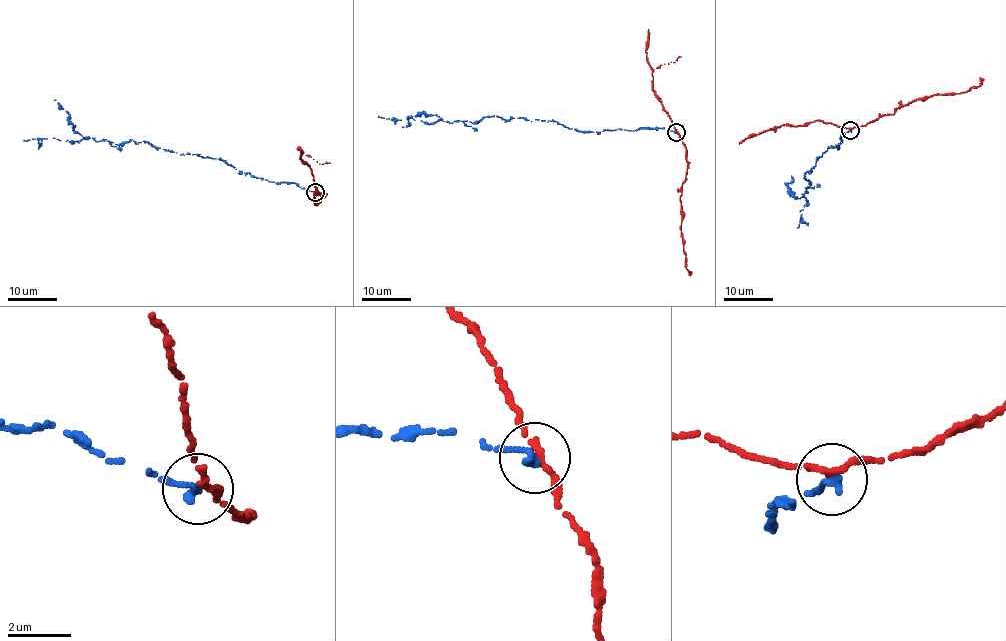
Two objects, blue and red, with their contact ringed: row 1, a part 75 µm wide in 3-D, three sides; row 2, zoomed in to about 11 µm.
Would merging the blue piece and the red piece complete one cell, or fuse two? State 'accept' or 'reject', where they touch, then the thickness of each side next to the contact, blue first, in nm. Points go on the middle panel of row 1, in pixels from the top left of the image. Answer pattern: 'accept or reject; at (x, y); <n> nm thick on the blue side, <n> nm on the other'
reject; at (676, 132); 300 nm thick on the blue side, 190 nm on the other

